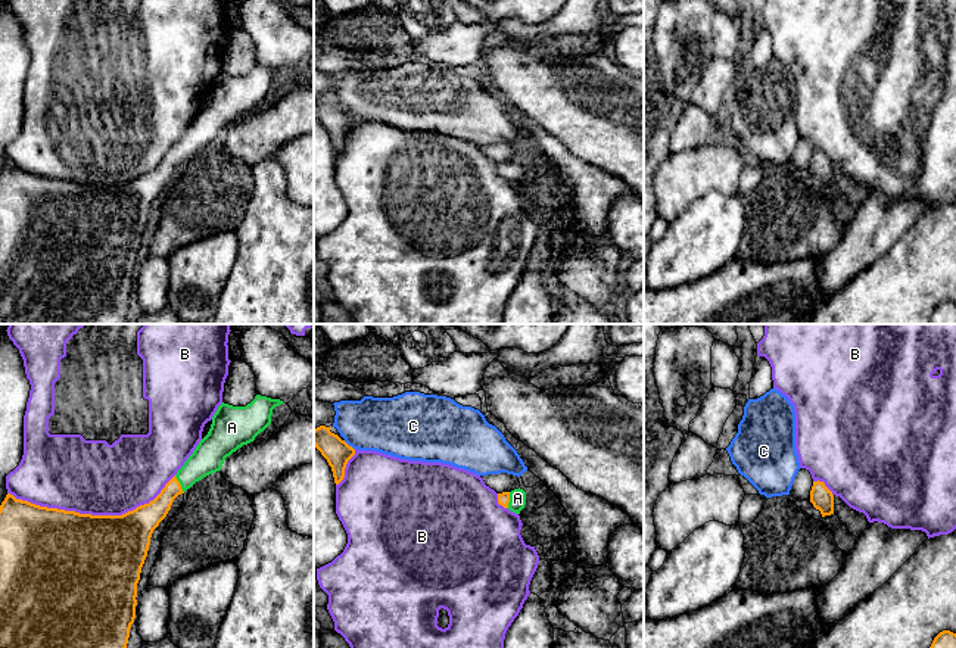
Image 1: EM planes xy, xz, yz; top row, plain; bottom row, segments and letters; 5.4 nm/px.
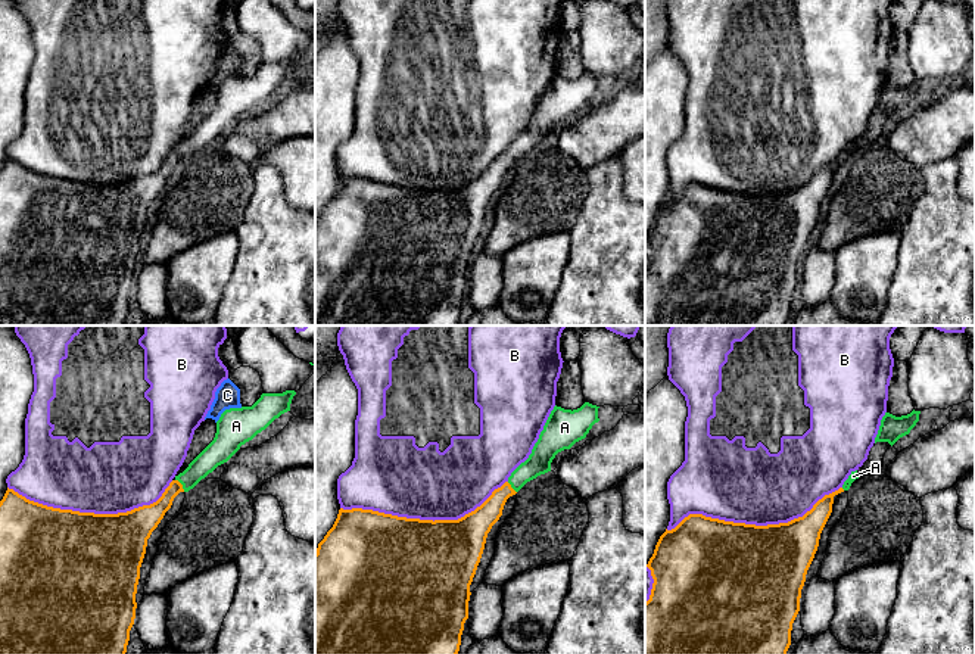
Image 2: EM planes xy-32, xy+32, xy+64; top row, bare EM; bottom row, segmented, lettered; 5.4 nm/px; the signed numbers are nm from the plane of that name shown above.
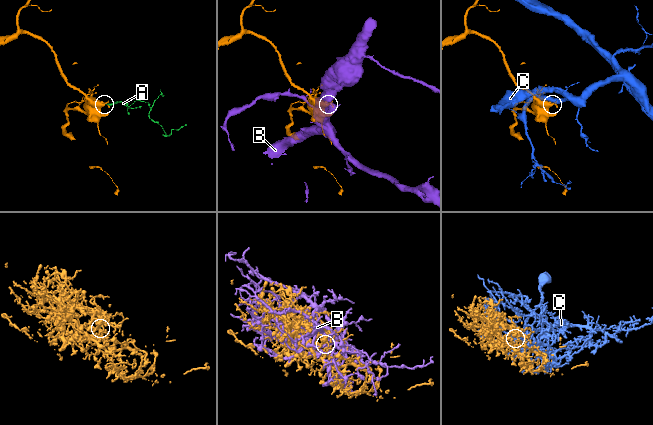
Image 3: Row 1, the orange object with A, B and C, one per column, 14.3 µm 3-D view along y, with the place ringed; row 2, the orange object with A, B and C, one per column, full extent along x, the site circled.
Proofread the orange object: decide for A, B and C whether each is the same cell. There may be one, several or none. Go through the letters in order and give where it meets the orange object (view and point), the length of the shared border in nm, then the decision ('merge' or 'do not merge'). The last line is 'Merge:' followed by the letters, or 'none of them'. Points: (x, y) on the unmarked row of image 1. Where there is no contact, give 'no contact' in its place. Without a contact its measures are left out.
A: meets orange in xy at (180, 155); contact 110 nm long; merge
B: meets orange in xy at (90, 184); contact 900 nm long; do not merge
C: meets orange in xz at (348, 115); contact 80 nm long; do not merge
Merge: A

